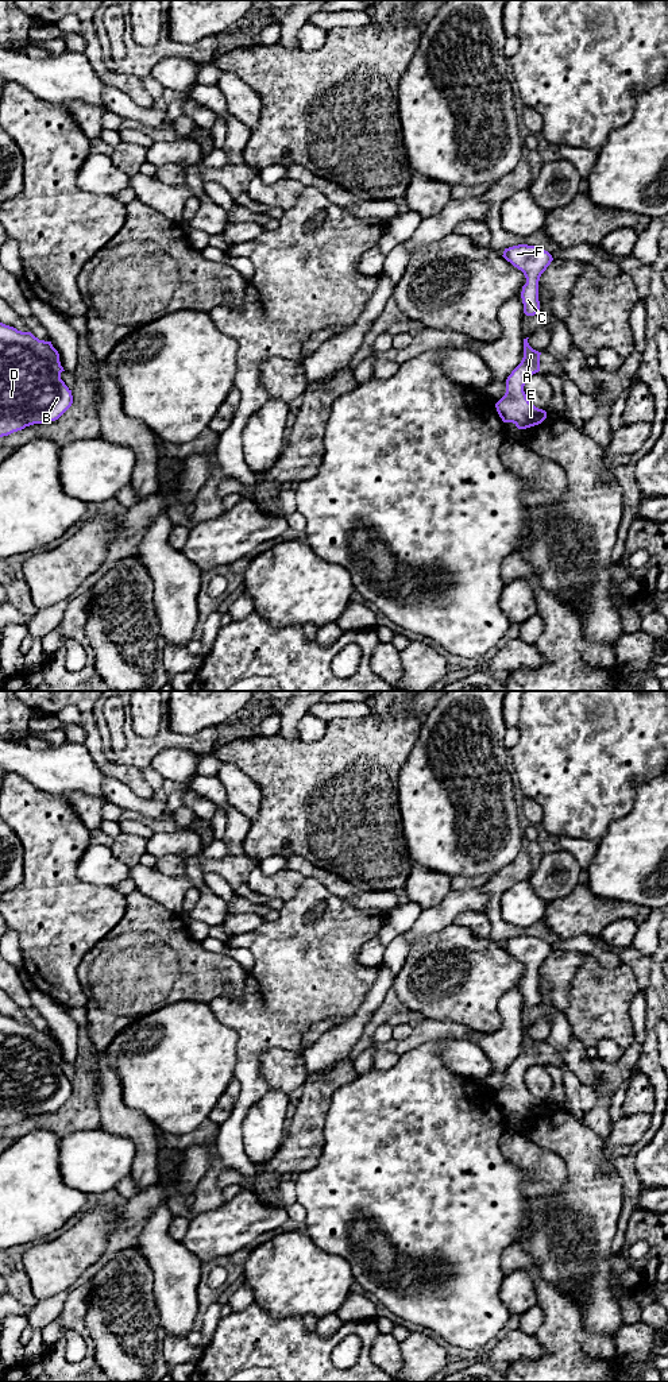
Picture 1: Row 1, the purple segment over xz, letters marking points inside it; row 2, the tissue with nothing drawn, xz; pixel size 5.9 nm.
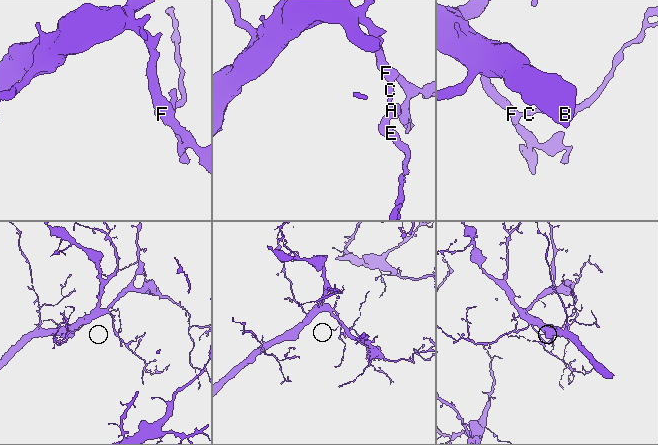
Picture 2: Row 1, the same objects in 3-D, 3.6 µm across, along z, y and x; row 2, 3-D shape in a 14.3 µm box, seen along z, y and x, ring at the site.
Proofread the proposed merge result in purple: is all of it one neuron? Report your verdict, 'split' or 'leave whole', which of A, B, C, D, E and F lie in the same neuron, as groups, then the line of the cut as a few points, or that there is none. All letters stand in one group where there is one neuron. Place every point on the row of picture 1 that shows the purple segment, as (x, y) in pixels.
leave whole; groups A B C D E F; cut none

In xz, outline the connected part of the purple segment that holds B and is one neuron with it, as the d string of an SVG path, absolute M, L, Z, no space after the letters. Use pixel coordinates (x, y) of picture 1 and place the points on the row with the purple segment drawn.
M0 323L0 437L34 424L55 421L72 406L72 390L61 379L62 371L51 341Z

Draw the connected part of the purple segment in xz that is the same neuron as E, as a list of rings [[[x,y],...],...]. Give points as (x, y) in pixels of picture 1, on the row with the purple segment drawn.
[[[524,339],[524,358],[506,379],[506,393],[495,404],[503,422],[513,422],[518,429],[526,429],[541,424],[547,412],[529,402],[524,391],[528,377],[540,371],[541,352],[533,350],[528,339]]]

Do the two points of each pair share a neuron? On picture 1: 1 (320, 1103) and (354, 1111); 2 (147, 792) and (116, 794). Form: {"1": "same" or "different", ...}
{"1": "different", "2": "different"}

